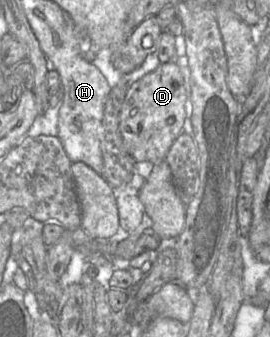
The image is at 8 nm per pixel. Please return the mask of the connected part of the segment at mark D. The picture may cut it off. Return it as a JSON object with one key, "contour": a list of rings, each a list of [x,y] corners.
{"contour":[[[178,63],[161,64],[130,86],[120,111],[119,129],[124,145],[136,162],[158,164],[183,132],[188,92]]]}

